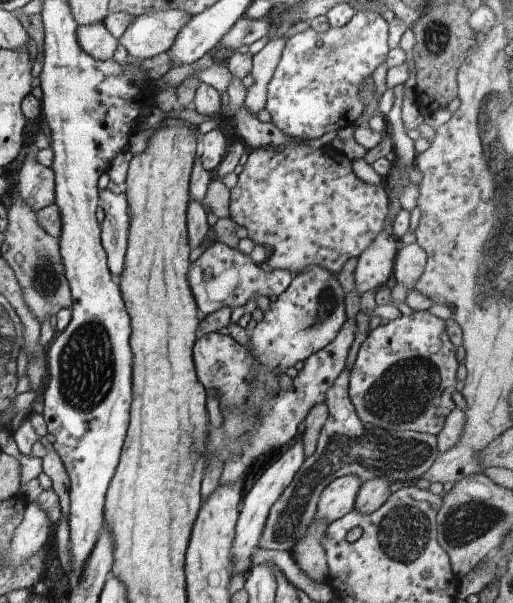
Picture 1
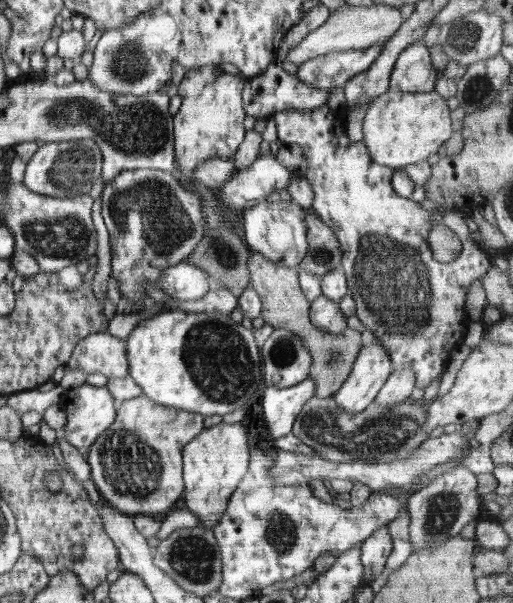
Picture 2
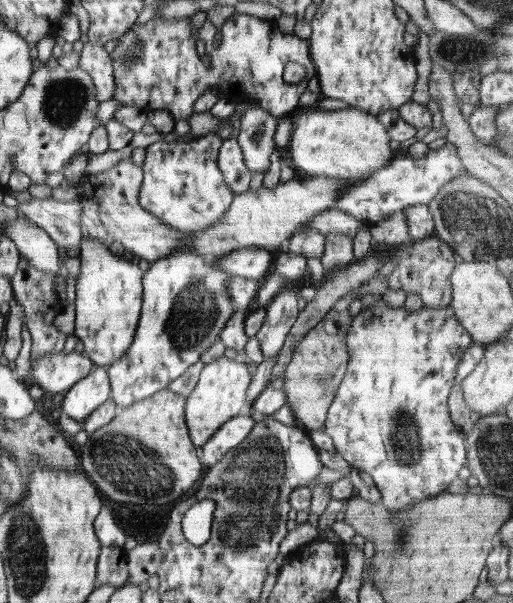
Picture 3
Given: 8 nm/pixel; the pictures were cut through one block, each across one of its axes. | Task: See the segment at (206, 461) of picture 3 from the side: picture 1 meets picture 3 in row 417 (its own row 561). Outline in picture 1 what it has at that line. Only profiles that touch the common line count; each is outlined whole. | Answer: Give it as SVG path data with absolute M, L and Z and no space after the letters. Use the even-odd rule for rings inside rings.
M295 438L291 443L291 448L282 451L282 456L278 456L267 469L262 472L256 480L251 490L242 497L241 508L236 522L236 536L232 544L232 556L234 556L234 568L232 576L236 574L246 574L253 567L252 555L260 547L260 538L264 530L266 519L268 518L272 505L280 498L280 495L286 487L294 480L294 476L300 470L304 460L306 460L304 448L302 448L302 439Z

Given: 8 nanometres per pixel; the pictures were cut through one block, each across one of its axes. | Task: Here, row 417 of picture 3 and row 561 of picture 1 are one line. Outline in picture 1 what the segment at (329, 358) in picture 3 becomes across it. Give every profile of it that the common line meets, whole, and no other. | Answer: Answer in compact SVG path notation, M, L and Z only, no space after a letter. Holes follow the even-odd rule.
M314 519L306 529L306 534L290 551L300 570L314 582L323 582L327 580L328 575L326 552L320 546L320 538L324 536L325 526Z

